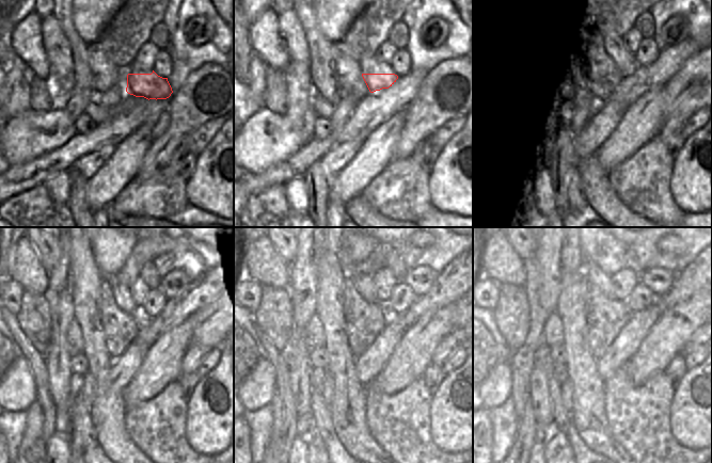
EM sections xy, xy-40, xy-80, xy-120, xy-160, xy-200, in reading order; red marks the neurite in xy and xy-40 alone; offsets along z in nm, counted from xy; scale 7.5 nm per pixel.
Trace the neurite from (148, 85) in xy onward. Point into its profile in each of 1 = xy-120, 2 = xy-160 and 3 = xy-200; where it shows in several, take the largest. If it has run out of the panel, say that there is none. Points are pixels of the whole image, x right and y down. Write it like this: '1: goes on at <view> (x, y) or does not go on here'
1: goes on at xy-120 (123, 297)
2: goes on at xy-160 (363, 283)
3: goes on at xy-200 (591, 272)

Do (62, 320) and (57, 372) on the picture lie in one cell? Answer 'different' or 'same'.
same

